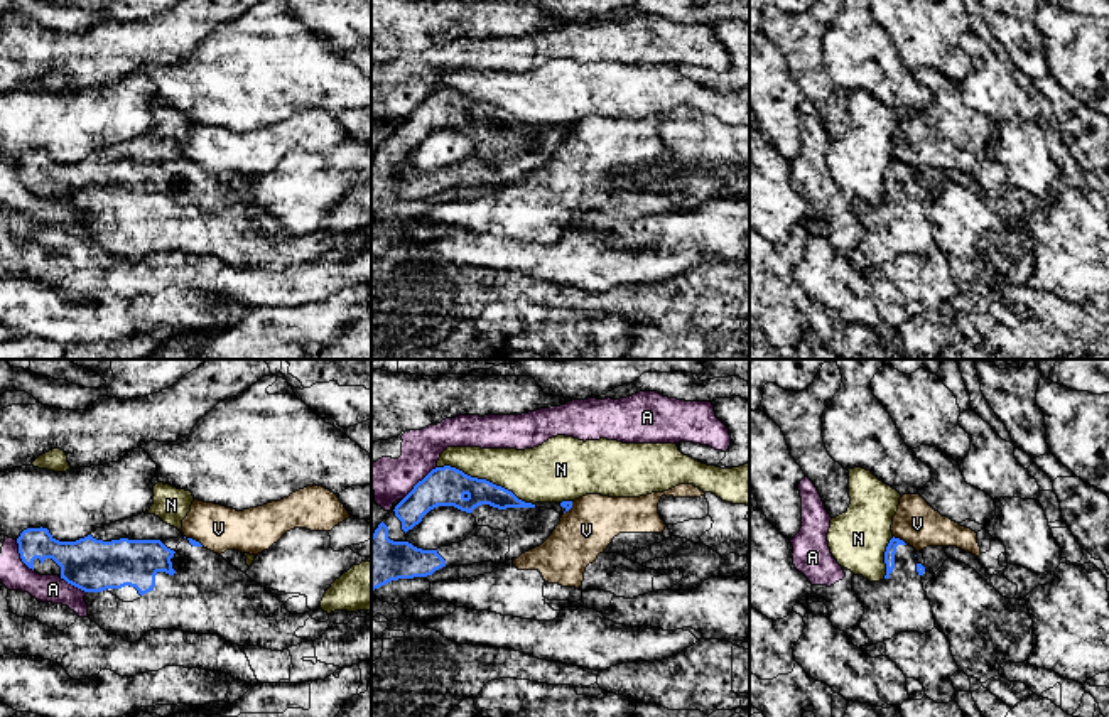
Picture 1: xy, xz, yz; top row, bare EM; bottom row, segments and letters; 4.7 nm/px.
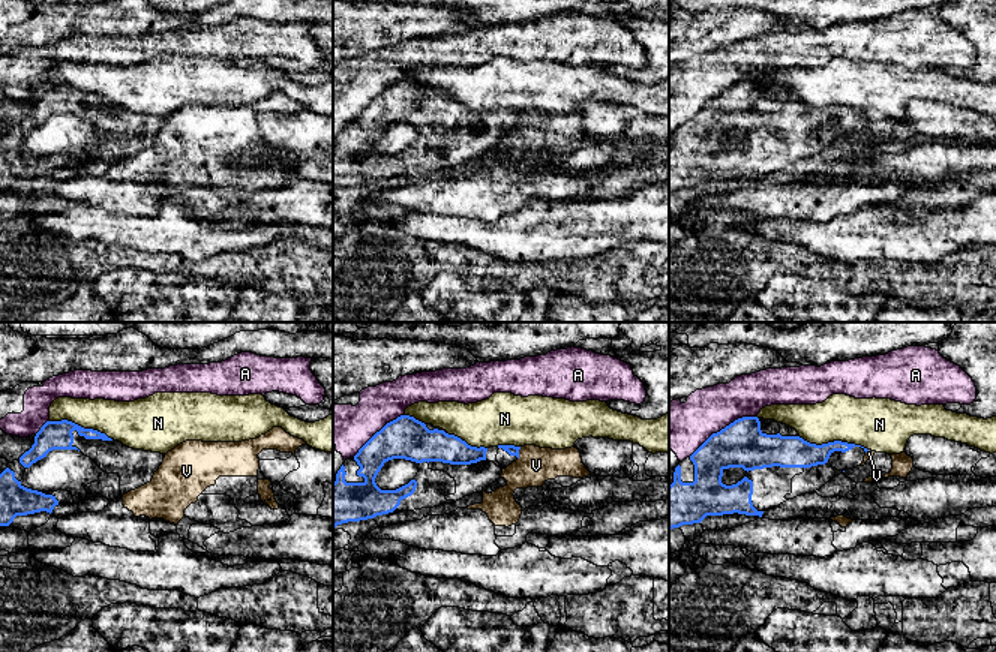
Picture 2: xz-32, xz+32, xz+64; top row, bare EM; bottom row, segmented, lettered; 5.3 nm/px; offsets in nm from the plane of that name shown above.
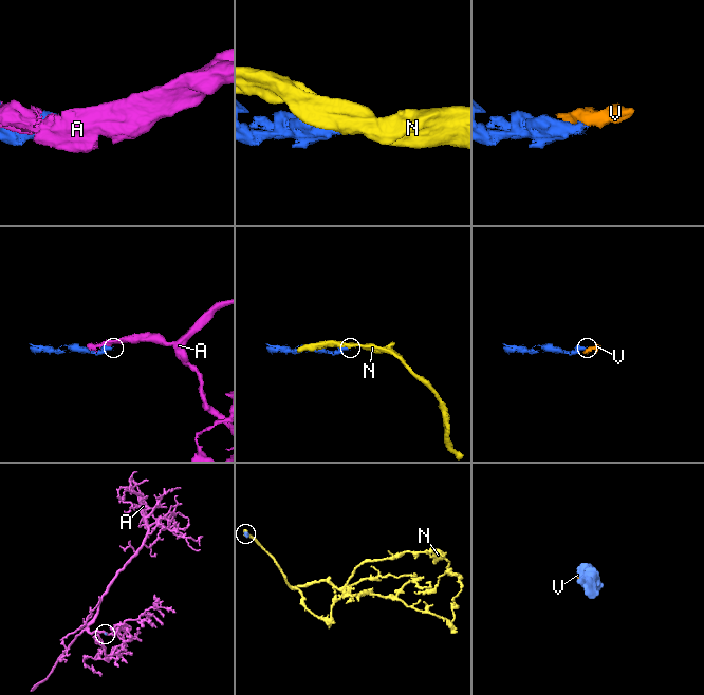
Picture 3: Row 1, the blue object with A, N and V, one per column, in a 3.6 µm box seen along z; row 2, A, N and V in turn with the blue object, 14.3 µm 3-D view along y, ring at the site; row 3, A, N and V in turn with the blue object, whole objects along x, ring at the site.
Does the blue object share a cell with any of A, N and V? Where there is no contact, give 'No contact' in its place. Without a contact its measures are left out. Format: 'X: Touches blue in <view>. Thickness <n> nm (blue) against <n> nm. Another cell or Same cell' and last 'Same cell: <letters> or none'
A: Touches blue in xz. Thickness 190 nm (blue) against 200 nm. Another cell
N: Touches blue in xz. Thickness 190 nm (blue) against 260 nm. Another cell
V: Touches blue in yz. Thickness 50 nm (blue) against 220 nm. Another cell
Same cell: none

